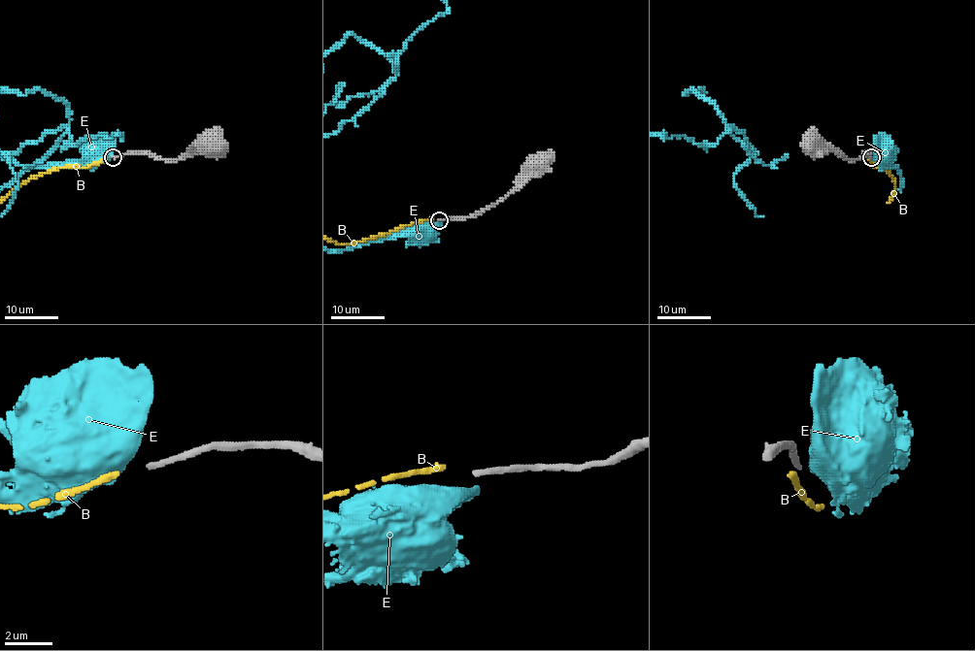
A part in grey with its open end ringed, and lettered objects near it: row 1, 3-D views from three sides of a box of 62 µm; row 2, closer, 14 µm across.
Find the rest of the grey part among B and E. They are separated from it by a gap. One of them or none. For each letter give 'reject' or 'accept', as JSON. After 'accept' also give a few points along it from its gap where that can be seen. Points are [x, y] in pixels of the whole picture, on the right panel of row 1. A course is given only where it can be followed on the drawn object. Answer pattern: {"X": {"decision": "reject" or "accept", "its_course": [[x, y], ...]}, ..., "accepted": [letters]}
{"B": {"decision": "reject"}, "E": {"decision": "reject"}, "accepted": []}

